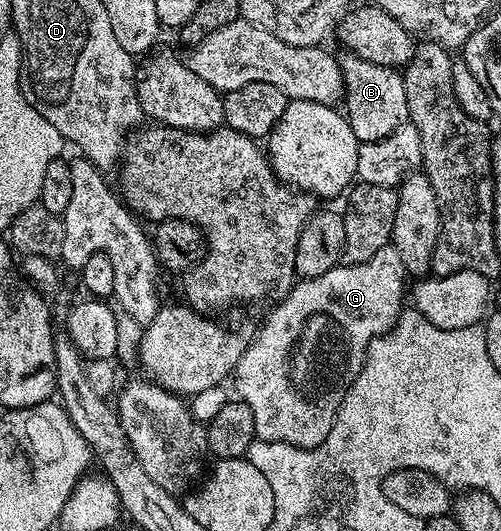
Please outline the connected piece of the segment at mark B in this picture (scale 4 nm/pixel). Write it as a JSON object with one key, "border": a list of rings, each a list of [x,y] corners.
{"border":[[[344,51],[338,57],[340,74],[344,80],[342,109],[346,114],[356,140],[377,141],[384,139],[408,121],[406,87],[403,76],[395,69],[387,69],[378,63],[366,63],[366,59],[354,57]]]}

